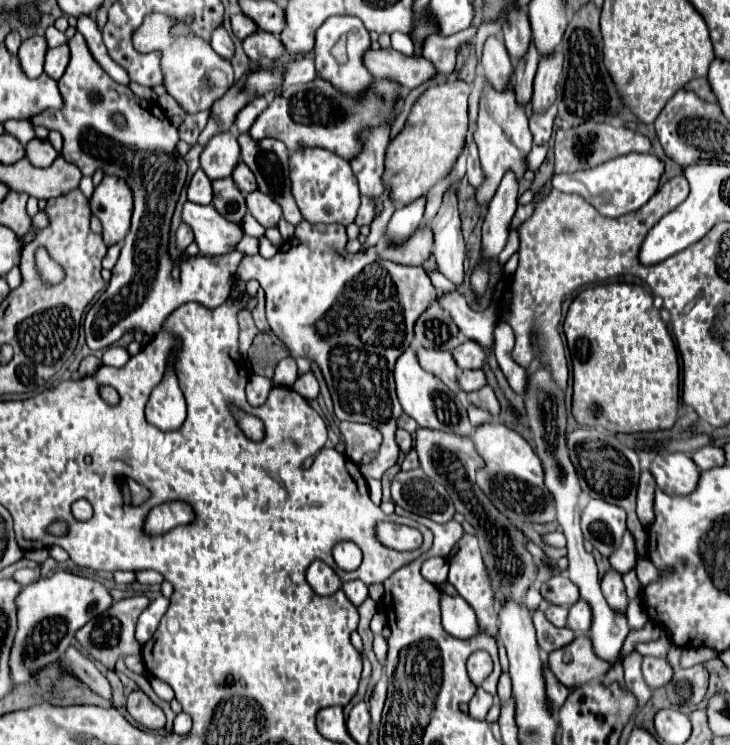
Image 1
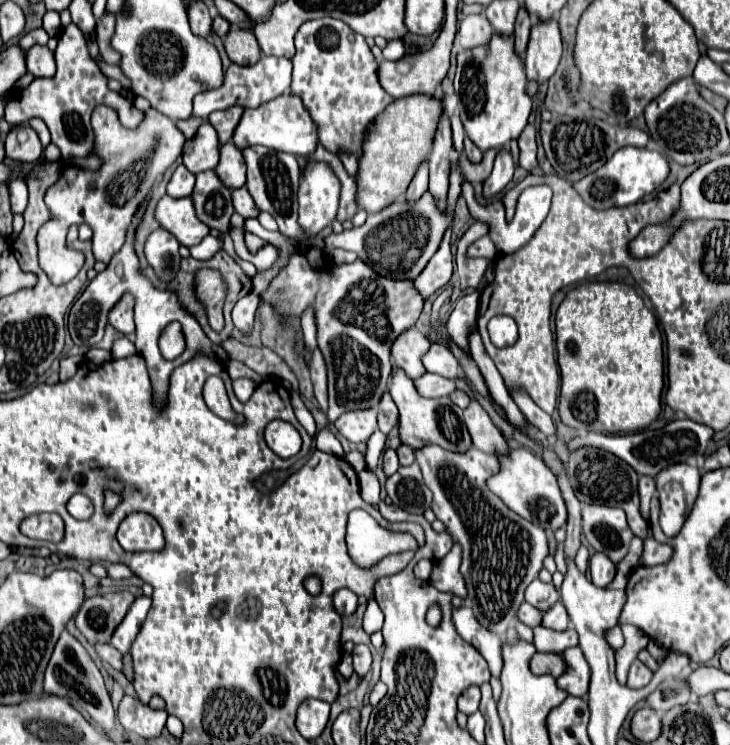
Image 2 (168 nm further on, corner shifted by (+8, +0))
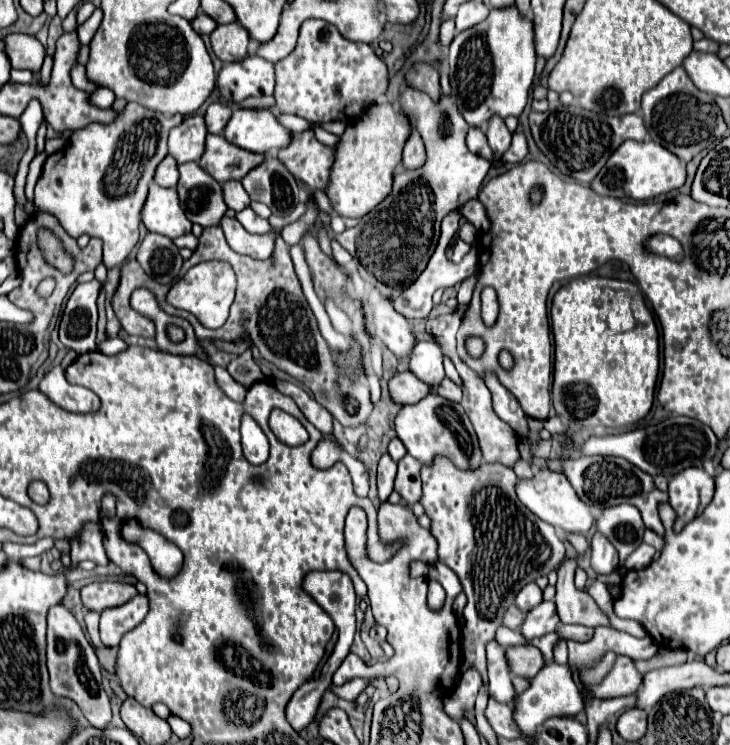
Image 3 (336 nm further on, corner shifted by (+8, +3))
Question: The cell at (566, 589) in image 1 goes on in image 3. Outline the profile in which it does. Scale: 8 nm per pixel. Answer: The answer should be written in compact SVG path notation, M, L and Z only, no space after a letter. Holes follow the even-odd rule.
M536 582L526 584L526 586L518 592L518 596L516 596L516 604L518 604L518 608L520 608L522 612L532 610L532 608L538 606L540 602L542 602L542 590L538 588Z

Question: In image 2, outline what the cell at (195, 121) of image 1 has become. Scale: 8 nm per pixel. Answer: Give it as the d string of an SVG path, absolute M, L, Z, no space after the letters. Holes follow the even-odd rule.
M262 55L256 65L240 67L240 65L232 63L226 69L224 83L218 89L204 91L204 93L194 97L194 115L206 121L212 111L228 109L232 105L240 105L244 109L246 107L260 107L262 103L266 103L270 99L276 99L278 95L288 93L290 81L292 81L292 63L290 63L290 59L276 59L276 57L268 57L268 55L264 57Z

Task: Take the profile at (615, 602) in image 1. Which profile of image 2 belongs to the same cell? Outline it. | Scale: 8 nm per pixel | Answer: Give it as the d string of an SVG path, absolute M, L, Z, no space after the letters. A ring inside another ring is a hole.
M594 553L590 557L588 571L590 571L590 579L596 587L606 587L608 583L612 583L612 579L616 575L616 565L604 553Z

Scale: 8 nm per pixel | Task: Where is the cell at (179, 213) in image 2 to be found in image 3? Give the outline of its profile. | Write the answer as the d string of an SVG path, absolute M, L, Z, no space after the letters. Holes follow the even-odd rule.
M154 182L150 184L150 192L142 208L142 222L150 232L158 232L168 238L178 238L192 232L192 222L180 208L176 188L162 188Z

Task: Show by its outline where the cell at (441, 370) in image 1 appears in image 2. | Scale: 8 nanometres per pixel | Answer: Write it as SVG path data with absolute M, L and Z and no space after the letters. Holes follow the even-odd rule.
M414 327L406 329L392 343L392 361L398 369L402 369L408 377L416 379L416 375L424 375L424 365L420 363L420 355L428 351L430 341Z

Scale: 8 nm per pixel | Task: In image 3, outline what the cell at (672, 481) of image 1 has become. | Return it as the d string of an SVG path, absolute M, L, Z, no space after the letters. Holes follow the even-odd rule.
M684 468L668 482L668 502L676 512L676 532L700 512L714 494L714 480L704 468Z

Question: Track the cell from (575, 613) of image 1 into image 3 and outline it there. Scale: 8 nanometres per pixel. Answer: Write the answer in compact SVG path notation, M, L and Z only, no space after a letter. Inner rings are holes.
M542 602L526 614L526 620L524 620L520 632L530 642L536 636L544 636L548 632L554 632L558 628L558 624L560 624L560 618L556 616L556 604Z

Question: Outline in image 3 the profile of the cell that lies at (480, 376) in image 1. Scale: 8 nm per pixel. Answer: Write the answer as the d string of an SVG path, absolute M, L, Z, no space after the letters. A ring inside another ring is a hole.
M400 372L390 382L390 396L398 404L416 404L424 396L430 394L428 384L424 384L418 376L412 376L412 372Z

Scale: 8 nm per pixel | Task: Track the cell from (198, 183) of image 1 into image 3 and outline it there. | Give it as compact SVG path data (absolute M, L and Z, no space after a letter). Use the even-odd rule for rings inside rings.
M166 156L154 176L156 184L164 186L164 188L176 188L176 180L178 180L178 164L176 160L172 160L172 156Z

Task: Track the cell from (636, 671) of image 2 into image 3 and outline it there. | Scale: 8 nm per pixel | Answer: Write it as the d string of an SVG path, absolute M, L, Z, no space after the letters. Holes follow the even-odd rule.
M618 656L610 674L598 684L588 686L596 698L614 698L614 696L628 696L636 694L640 688L642 674L636 670L634 662L628 656Z

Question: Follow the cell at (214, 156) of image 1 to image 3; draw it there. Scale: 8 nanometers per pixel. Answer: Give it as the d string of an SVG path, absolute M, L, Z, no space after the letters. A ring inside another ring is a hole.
M200 114L186 116L184 122L170 130L168 150L178 164L198 162L204 154L204 140L208 136L204 118Z

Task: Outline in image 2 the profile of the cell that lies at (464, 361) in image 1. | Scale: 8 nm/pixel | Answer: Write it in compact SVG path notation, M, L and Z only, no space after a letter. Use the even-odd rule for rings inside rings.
M432 343L430 349L422 355L422 365L428 373L436 373L446 379L456 379L456 357L438 343Z

